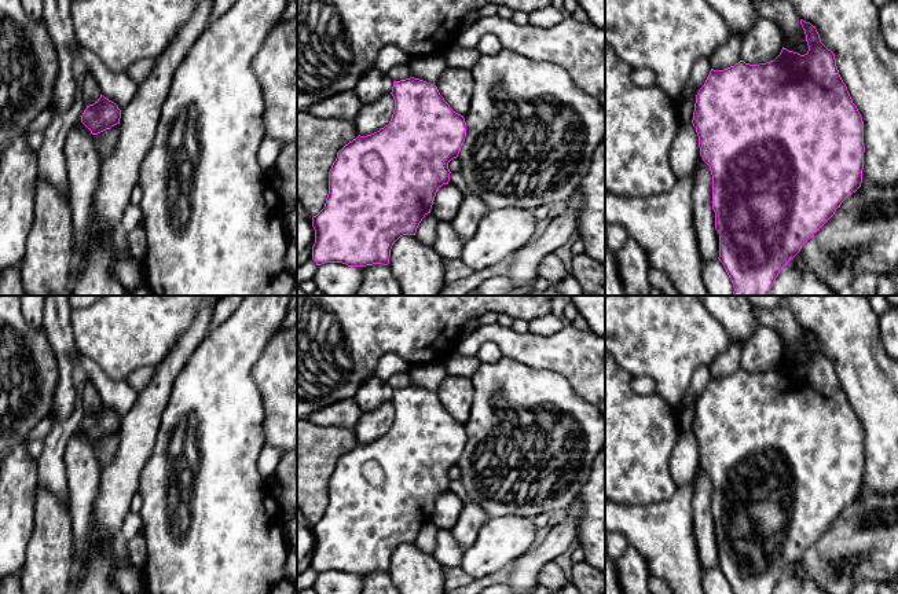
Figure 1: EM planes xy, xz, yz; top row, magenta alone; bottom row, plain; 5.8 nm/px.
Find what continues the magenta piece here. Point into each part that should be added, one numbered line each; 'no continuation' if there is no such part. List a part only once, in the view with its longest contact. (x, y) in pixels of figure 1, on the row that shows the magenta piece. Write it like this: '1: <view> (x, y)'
no continuation

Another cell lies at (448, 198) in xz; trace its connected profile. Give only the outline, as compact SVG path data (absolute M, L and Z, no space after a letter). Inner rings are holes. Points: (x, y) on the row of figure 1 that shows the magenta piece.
M451 182L443 184L436 192L430 213L437 221L451 221L457 216L465 195L466 194Z

